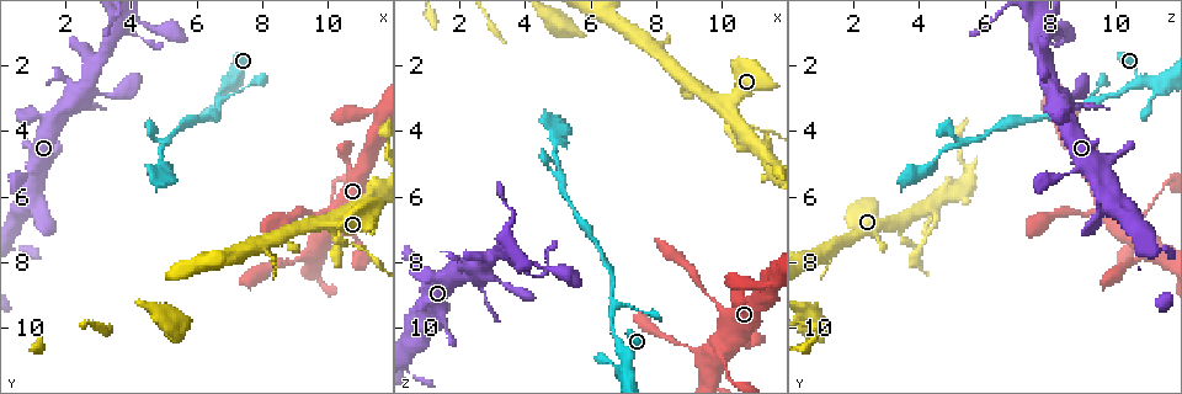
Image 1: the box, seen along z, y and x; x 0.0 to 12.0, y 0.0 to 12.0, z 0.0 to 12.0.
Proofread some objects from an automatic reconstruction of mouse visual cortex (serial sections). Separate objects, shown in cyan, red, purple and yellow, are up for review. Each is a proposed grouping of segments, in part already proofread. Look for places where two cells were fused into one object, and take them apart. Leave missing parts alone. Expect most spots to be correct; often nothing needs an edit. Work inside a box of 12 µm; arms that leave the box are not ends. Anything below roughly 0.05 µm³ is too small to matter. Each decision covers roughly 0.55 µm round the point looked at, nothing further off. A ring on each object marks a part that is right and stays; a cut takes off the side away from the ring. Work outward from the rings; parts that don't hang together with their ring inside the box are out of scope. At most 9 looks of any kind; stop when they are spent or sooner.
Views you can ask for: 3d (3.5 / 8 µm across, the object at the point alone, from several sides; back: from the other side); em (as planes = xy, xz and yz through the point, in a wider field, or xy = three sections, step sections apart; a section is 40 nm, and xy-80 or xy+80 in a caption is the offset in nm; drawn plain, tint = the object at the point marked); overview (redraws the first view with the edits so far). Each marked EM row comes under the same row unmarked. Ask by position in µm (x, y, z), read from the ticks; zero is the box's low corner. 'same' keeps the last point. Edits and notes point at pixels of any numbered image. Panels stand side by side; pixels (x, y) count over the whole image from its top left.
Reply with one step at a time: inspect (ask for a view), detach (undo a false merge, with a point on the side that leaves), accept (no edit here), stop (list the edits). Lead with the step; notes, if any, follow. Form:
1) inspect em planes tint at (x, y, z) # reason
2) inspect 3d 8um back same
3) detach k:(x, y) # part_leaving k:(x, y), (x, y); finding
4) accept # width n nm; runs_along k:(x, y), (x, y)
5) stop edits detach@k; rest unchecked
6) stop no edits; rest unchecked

inspect 3d 8um at (1.3, 3.5, 8.5) # abrupt turn

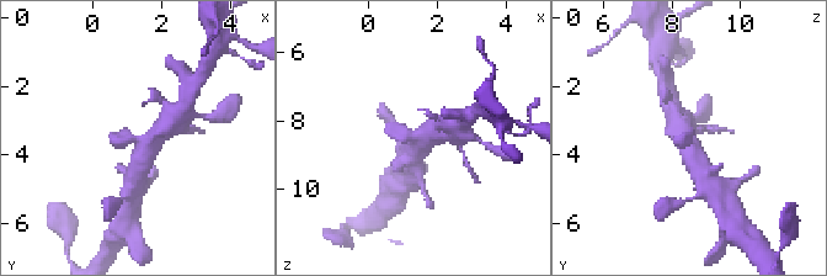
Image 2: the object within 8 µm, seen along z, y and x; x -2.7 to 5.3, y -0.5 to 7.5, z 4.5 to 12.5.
inspect em xy step 5 tint at (1.2, 3.5, 8.5)

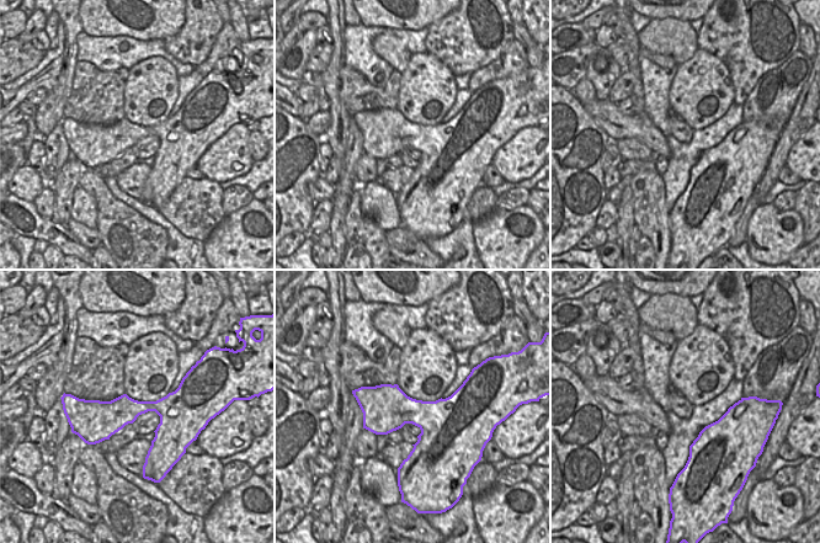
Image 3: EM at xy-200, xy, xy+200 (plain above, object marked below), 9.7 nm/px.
accept # runs_along 2:(139, 166), (147, 148), (110, 133); one cell here

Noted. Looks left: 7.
inspect 3d 8um at (9.6, 6.5, 9.0) # thin neck

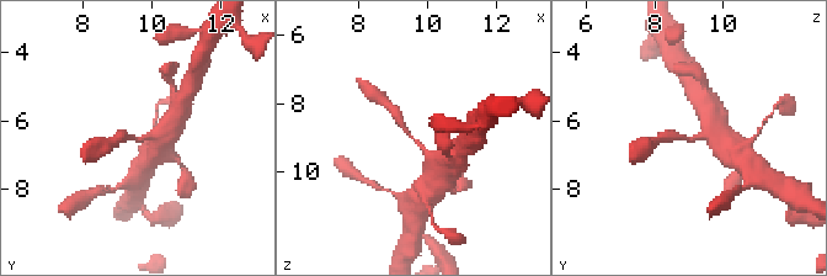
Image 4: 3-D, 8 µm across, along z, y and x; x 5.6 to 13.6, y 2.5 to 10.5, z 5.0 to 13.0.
inspect 3d 3.5um at (9.6, 6.5, 9.0) # closer look

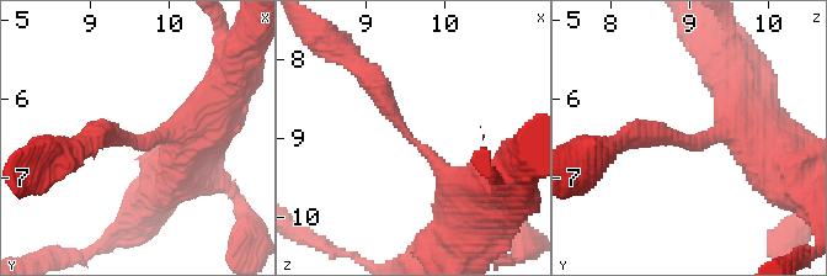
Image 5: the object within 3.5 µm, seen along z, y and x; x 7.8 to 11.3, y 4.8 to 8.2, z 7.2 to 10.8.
inspect em planes tint at (9.60, 6.45, 9.05) # arm_widths 300, 400 nm

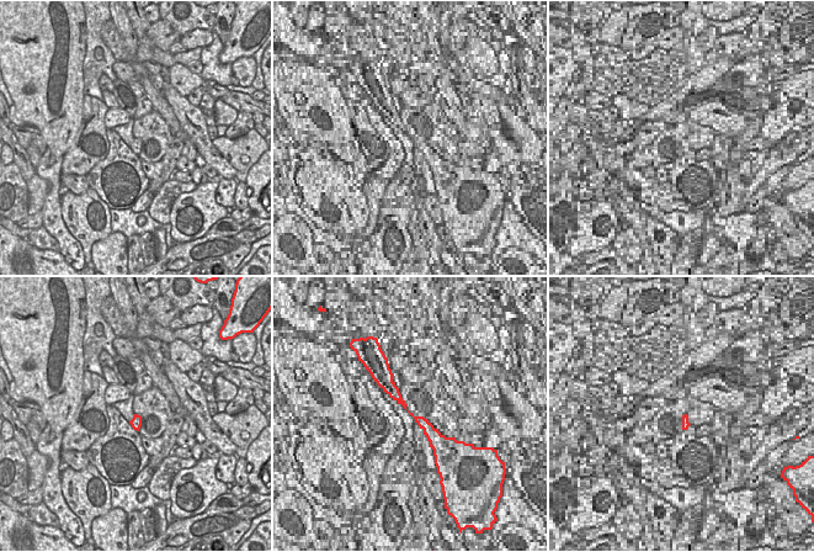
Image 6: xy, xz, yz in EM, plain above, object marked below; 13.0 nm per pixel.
accept # runs_along 5:(486, 198), (407, 136), (369, 73); continuous, no second cell

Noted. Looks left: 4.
inspect 3d 3.5um back at (9.7, 7.5, 10.8) # four arms meet

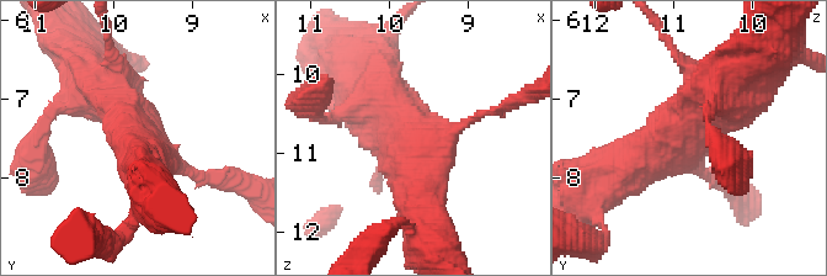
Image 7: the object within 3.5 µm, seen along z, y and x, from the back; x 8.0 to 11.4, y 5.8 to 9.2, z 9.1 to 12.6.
inspect em xy step 5 tint at (9.70, 7.55, 10.80) # need the tissue

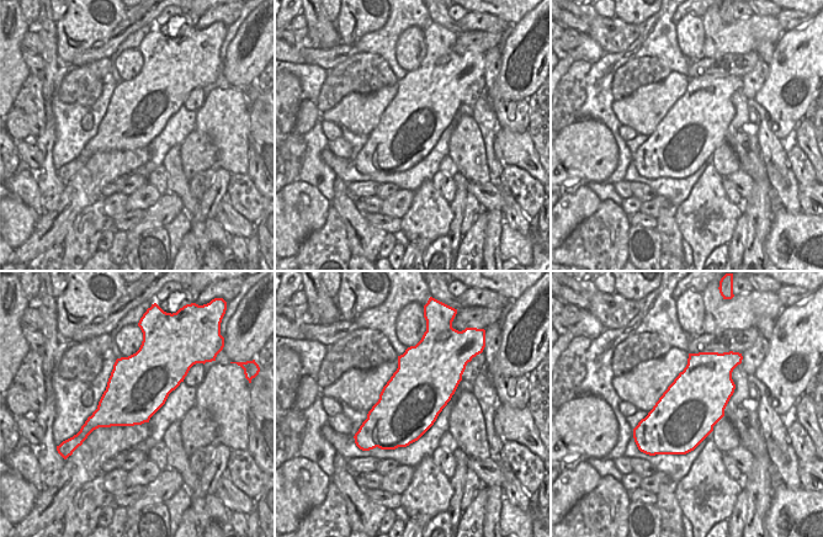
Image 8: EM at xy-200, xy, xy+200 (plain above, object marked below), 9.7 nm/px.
accept # arms 4; arm_widths 200, 250, 600, 600 nm; runs_along 7:(747, 67), (640, 158); one cell here

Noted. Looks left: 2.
inspect 3d 3.5um at (10.2, 7.3, 3.5) # sharp bend

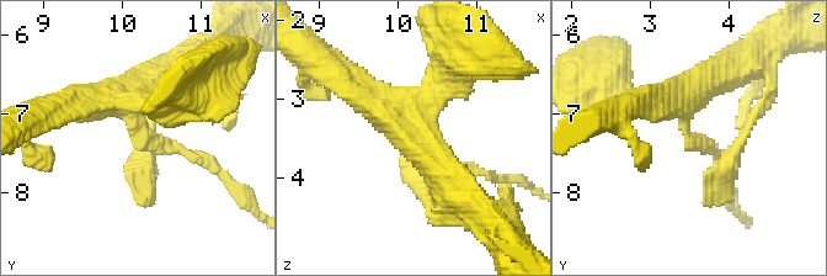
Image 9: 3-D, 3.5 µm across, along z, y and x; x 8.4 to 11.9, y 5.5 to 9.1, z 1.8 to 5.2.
inspect em planes tint at (10.20, 7.30, 3.50) # arm_widths 100, 250 nm

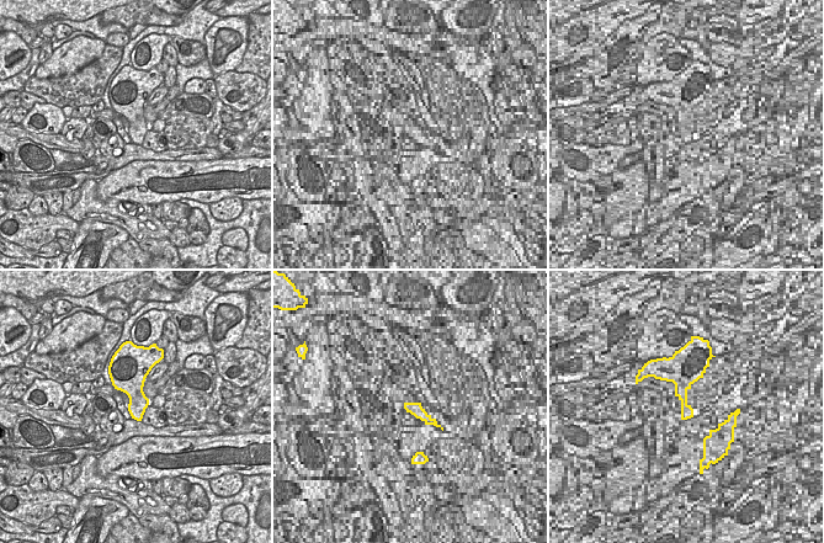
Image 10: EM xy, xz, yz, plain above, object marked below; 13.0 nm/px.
accept # all the same cell

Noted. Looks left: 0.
stop no edits; rest unchecked

